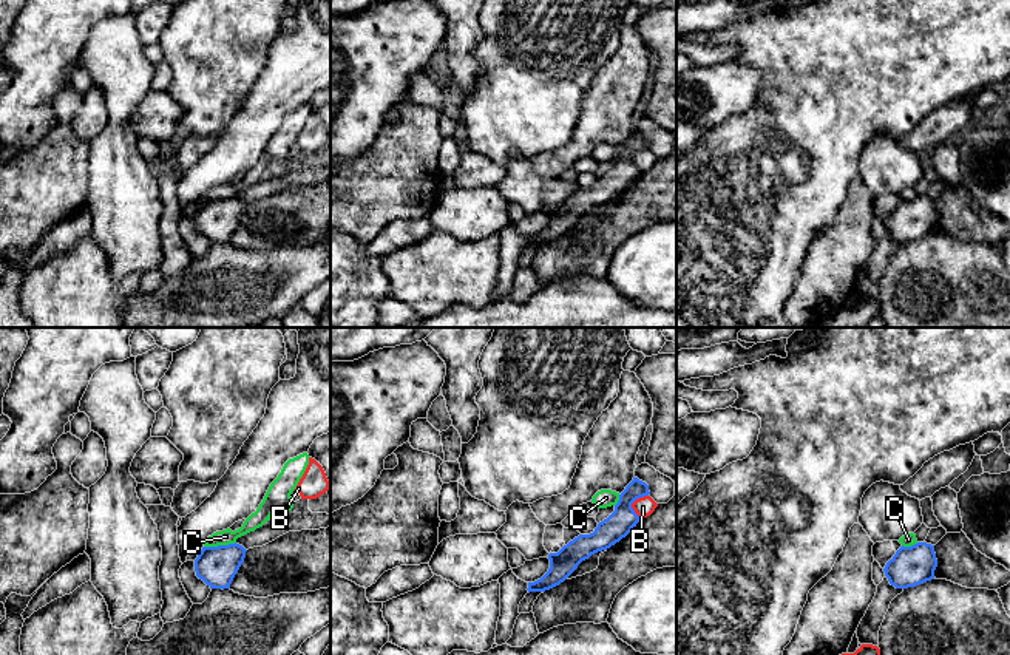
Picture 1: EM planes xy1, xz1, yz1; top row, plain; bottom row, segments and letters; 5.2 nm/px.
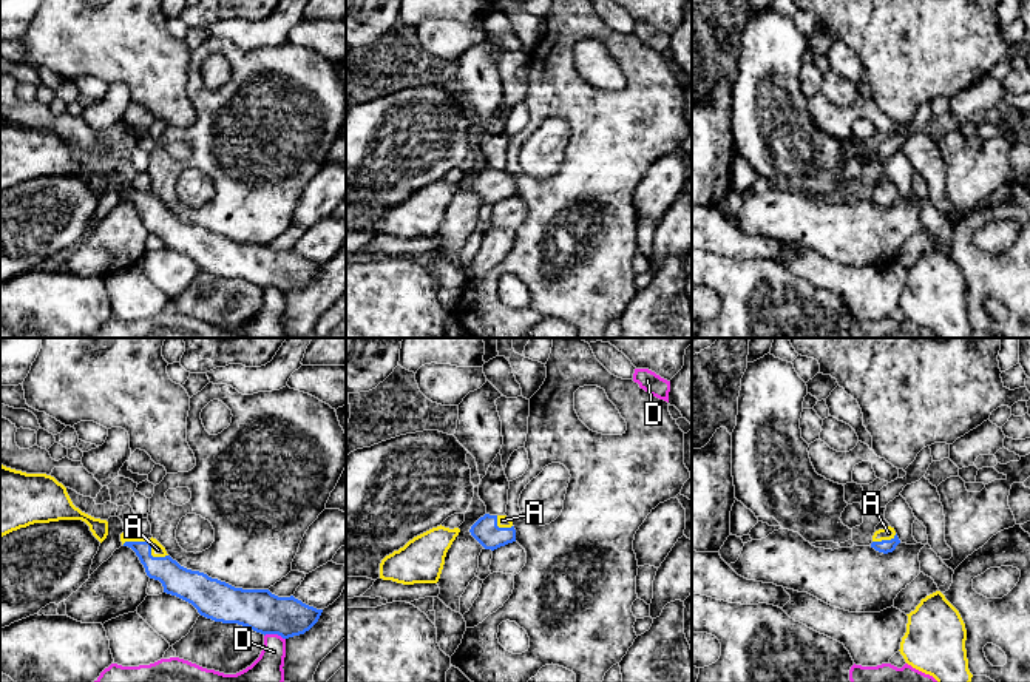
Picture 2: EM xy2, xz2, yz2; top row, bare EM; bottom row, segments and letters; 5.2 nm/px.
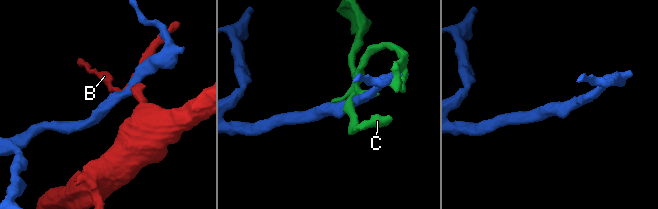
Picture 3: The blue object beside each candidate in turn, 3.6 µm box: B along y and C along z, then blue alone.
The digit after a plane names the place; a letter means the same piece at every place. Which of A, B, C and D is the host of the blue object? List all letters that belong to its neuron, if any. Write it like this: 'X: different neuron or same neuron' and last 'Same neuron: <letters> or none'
A: same neuron
B: different neuron
C: different neuron
D: different neuron
Same neuron: A

